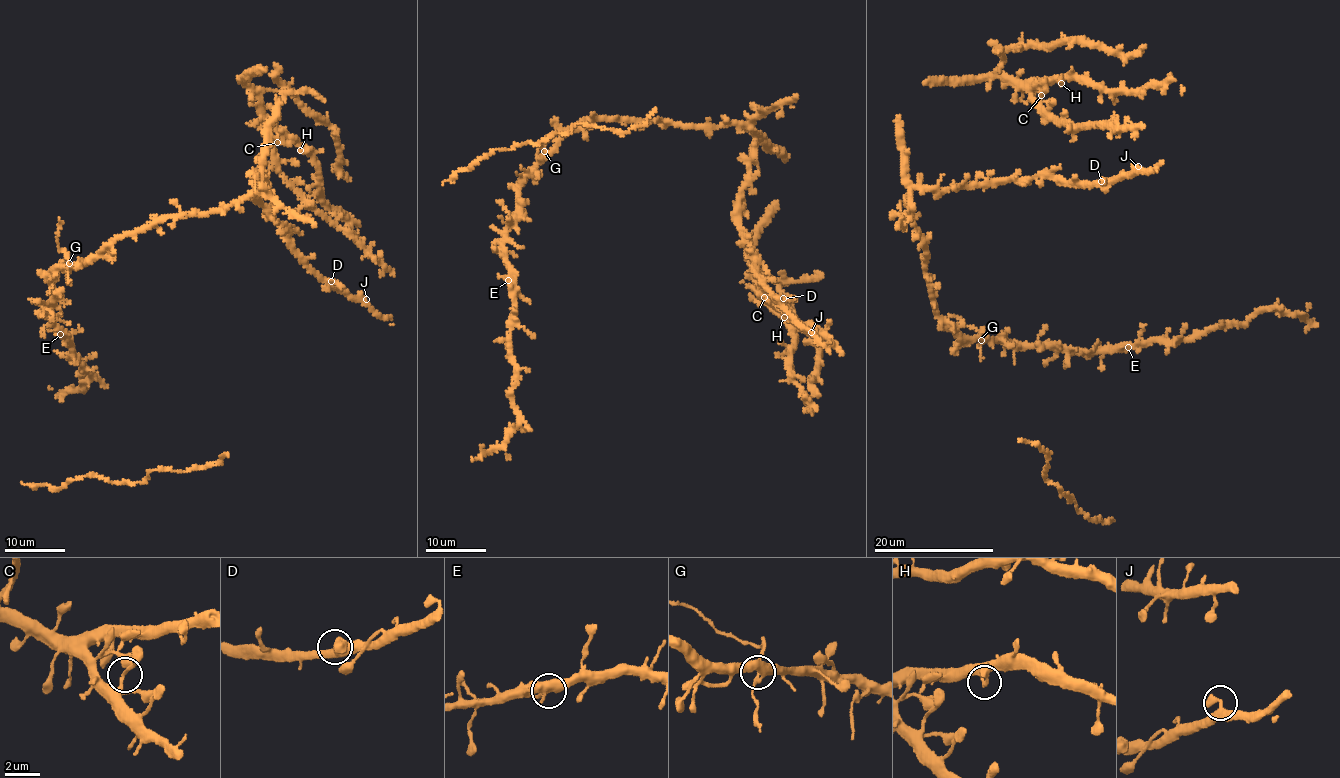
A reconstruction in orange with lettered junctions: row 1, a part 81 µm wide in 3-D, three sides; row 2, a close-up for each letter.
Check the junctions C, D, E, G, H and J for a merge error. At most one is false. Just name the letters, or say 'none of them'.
G

